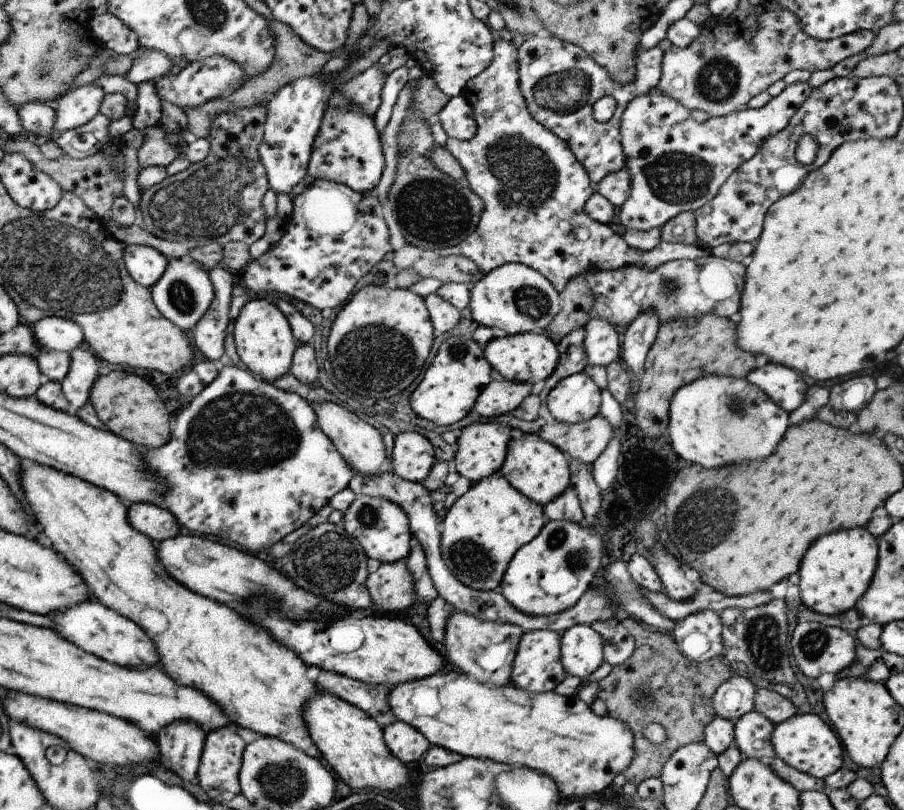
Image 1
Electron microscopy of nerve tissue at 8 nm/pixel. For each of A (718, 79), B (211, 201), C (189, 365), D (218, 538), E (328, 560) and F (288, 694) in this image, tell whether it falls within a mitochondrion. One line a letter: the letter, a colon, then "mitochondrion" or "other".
A: mitochondrion
B: mitochondrion
C: other
D: other
E: mitochondrion
F: other

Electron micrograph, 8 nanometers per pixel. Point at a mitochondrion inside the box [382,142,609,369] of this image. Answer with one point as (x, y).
(434, 211)

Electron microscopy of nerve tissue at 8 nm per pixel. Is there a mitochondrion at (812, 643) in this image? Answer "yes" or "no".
yes

